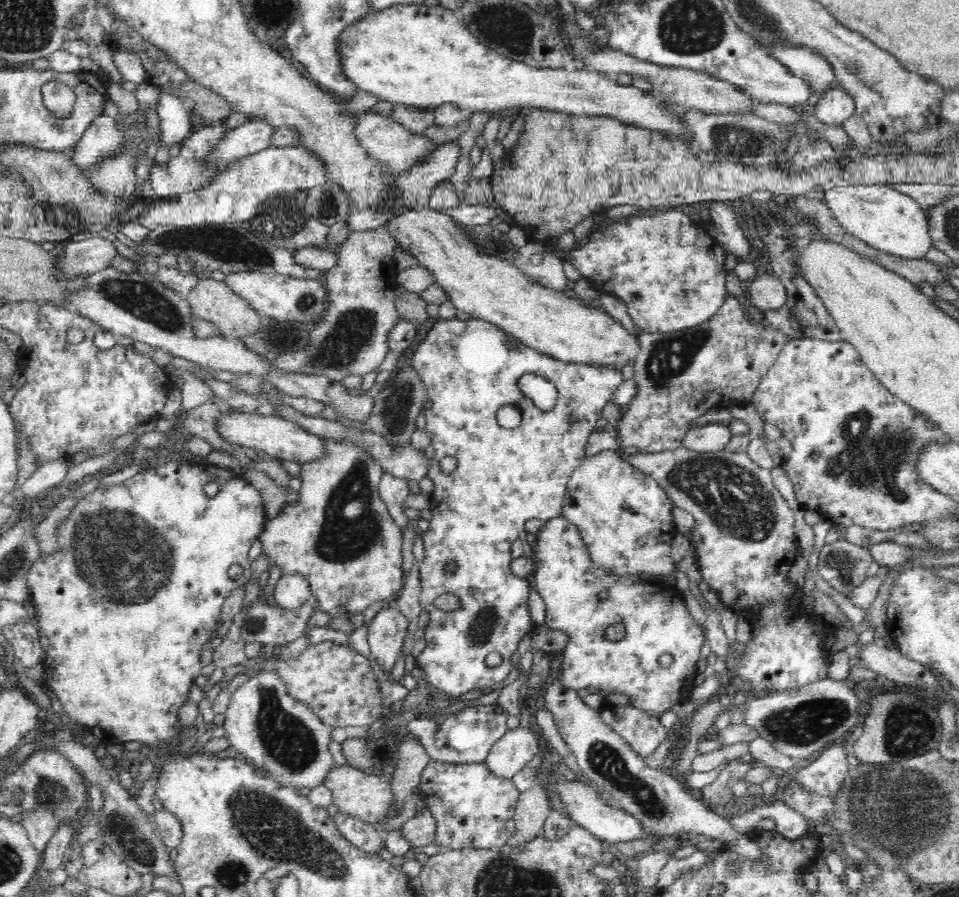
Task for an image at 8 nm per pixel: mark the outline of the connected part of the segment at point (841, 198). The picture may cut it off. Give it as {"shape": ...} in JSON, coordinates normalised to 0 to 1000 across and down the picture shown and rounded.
{"shape":[[[871,206],[860,212],[859,224],[886,261],[914,281],[945,290],[959,290],[966,289],[966,283],[974,275],[964,233],[952,221],[924,206]]]}

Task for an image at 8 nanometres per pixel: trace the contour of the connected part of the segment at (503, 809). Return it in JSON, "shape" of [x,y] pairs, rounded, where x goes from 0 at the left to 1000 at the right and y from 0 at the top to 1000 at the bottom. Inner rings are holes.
{"shape":[[[449,847],[439,865],[438,884],[448,897],[457,920],[454,940],[463,943],[464,948],[478,948],[484,943],[519,943],[537,930],[537,903],[543,883],[533,867],[519,865],[506,849],[473,852]]]}

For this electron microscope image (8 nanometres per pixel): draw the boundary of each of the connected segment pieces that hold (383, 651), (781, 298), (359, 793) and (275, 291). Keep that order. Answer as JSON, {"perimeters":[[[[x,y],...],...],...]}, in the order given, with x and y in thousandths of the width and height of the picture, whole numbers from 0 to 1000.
{"perimeters":[[[[398,678],[383,698],[383,715],[388,734],[403,748],[413,740],[423,711],[425,692],[416,678]]],[[[807,305],[789,308],[777,318],[777,322],[783,329],[783,342],[795,349],[799,349],[801,346],[811,346],[822,334],[821,321]]],[[[363,852],[345,857],[337,873],[348,882],[348,903],[368,907],[390,919],[396,919],[407,910],[416,909],[424,895],[423,890],[415,889],[413,881],[410,881],[410,873],[407,874],[403,867],[390,863],[389,860],[375,858]]],[[[240,301],[234,305],[233,313],[240,323],[271,350],[277,350],[290,357],[318,359],[324,362],[340,346],[340,321],[336,312],[314,311],[293,303],[271,301]]]]}

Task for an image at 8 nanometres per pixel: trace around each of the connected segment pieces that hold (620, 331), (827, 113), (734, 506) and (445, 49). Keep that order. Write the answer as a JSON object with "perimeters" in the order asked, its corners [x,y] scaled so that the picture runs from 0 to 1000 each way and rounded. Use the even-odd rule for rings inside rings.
{"perimeters":[[[[442,231],[416,239],[406,247],[406,252],[414,260],[417,275],[426,275],[431,284],[435,285],[437,295],[443,295],[453,303],[456,314],[468,326],[470,336],[480,346],[490,350],[492,356],[519,362],[548,386],[589,405],[619,407],[649,415],[655,404],[663,402],[667,397],[668,380],[665,373],[657,372],[630,343],[620,343],[615,337],[599,330],[591,323],[578,323],[565,319],[546,307],[541,299],[534,297],[531,290],[505,284],[490,266],[486,266],[480,260],[480,255],[469,242]]],[[[876,96],[857,104],[856,110],[847,119],[851,132],[865,140],[878,140],[881,134],[892,129],[891,110]]],[[[711,497],[690,505],[657,507],[645,498],[640,504],[648,508],[650,515],[680,531],[697,548],[705,565],[719,571],[726,582],[726,589],[719,596],[721,609],[729,628],[731,644],[738,649],[762,683],[776,686],[781,691],[797,676],[822,662],[822,639],[832,615],[832,602],[826,567],[809,546],[804,524],[789,520],[779,506],[756,502],[736,505]]],[[[460,6],[411,7],[410,10],[386,16],[380,23],[360,35],[360,55],[357,56],[361,65],[360,81],[372,94],[372,98],[393,105],[396,113],[426,116],[438,122],[454,122],[471,115],[487,127],[569,122],[603,130],[640,132],[654,140],[686,148],[694,156],[707,157],[707,161],[728,161],[726,145],[719,138],[715,122],[699,115],[682,100],[647,95],[640,86],[618,77],[563,77],[545,69],[536,70],[502,49],[473,12]]]]}

